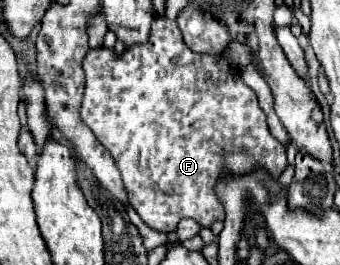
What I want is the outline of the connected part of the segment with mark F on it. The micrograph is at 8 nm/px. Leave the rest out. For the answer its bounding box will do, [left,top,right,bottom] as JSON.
[80,16,288,230]

